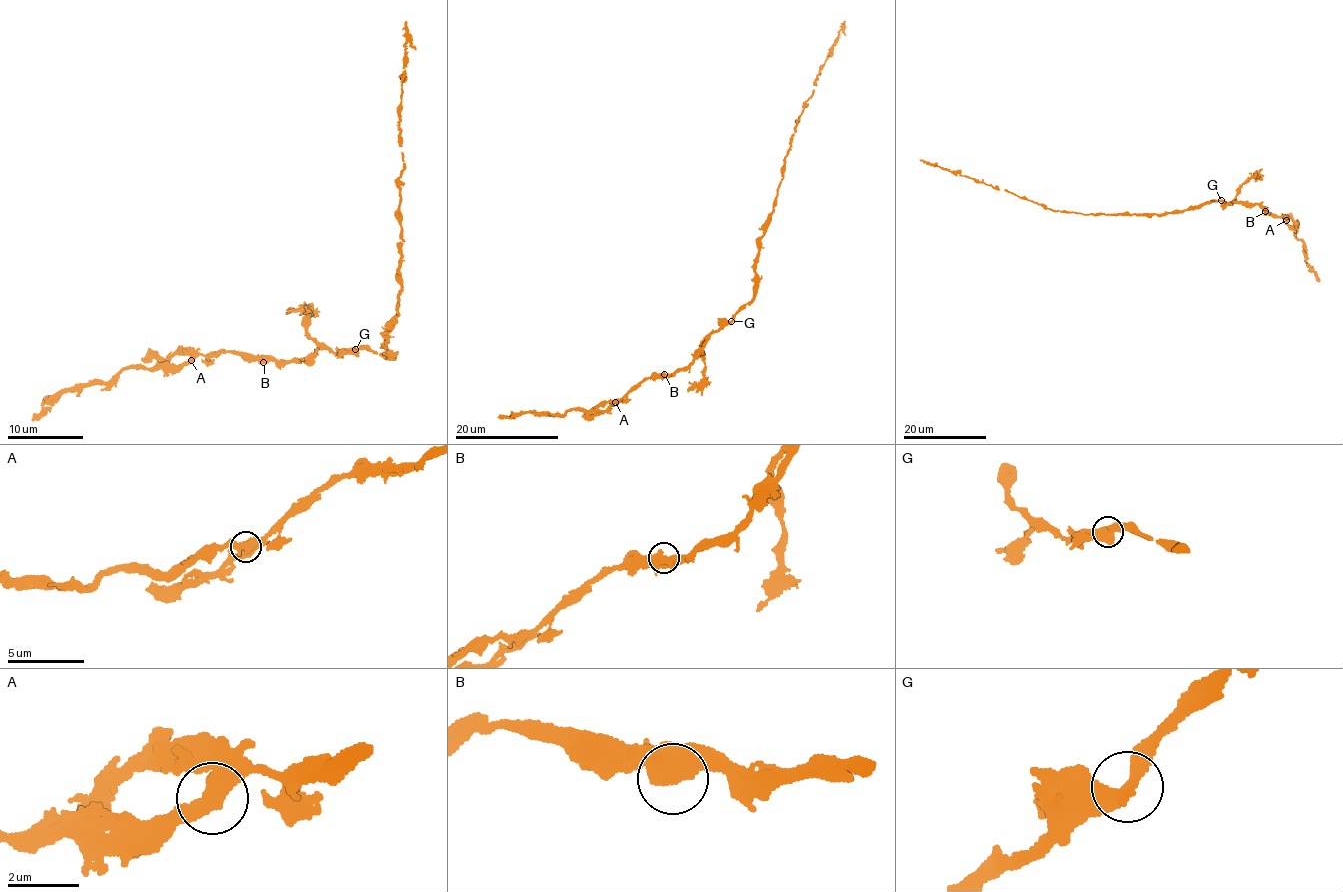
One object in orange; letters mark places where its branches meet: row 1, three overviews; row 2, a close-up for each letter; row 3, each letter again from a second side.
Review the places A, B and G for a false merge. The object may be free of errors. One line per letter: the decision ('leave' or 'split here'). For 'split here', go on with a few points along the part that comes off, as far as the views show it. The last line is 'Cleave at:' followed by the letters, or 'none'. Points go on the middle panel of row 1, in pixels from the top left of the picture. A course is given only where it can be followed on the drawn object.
A: leave
B: leave
G: leave
Cleave at: none

